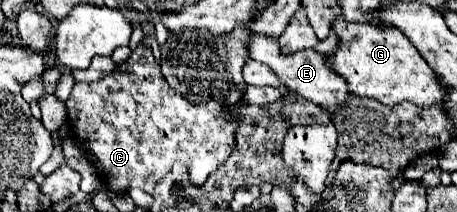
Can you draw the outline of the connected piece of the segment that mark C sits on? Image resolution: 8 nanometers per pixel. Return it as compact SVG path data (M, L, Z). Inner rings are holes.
M139 42L131 56L113 70L111 78L91 84L75 82L65 106L75 140L97 158L99 164L95 166L101 174L105 174L107 180L113 180L107 182L107 188L111 188L113 192L141 188L147 194L151 194L153 186L165 174L171 172L171 164L177 160L189 166L193 184L201 186L207 180L207 176L227 160L231 148L235 146L235 124L233 120L223 118L229 106L219 106L217 102L193 104L179 96L175 90L171 90L159 70L159 64L153 58L153 52L145 42Z

